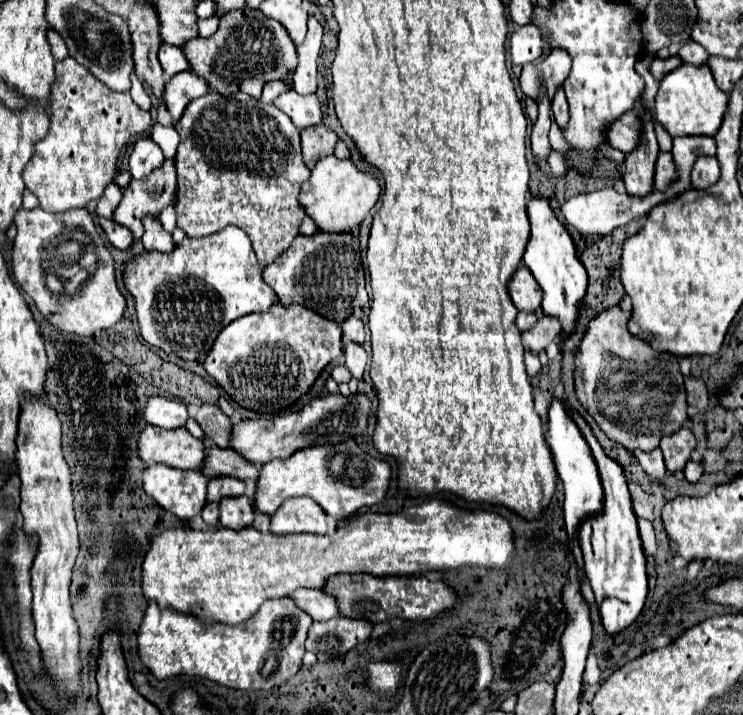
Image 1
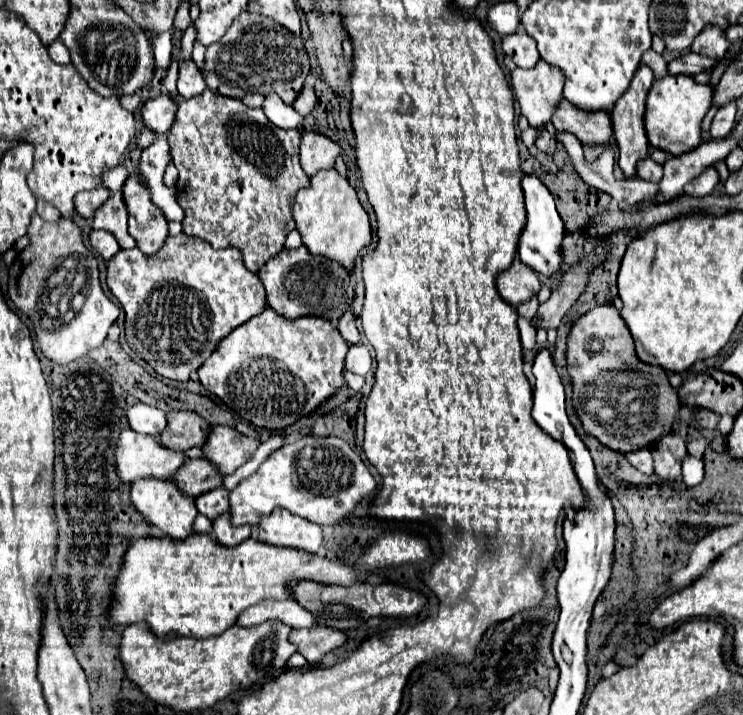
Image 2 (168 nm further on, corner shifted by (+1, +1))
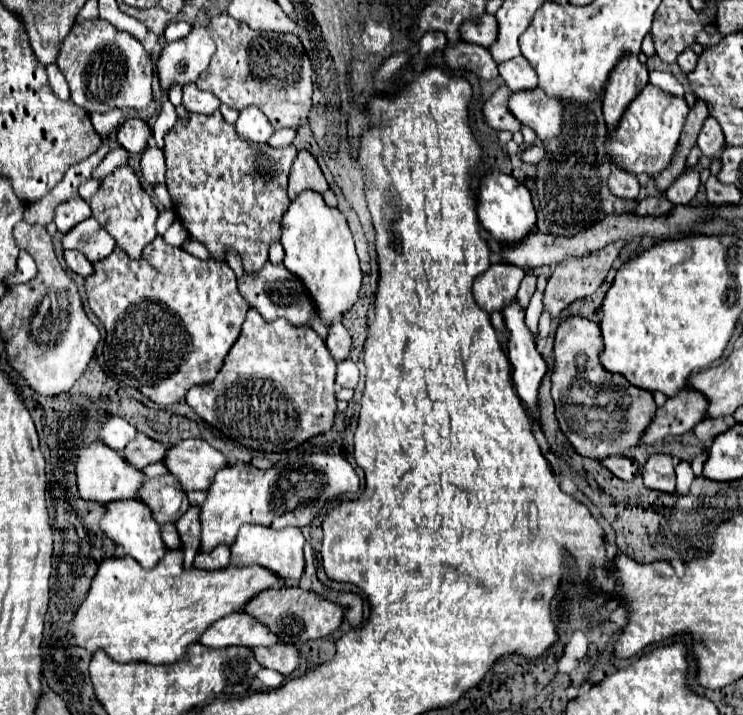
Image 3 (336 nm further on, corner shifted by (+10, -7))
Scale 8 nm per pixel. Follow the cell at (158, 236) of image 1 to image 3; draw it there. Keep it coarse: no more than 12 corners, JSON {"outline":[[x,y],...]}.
{"outline":[[128,164],[90,208],[130,258],[158,236],[158,208]]}

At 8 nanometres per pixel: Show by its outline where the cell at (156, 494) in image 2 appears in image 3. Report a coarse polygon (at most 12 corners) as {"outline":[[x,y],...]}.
{"outline":[[140,500],[106,504],[102,534],[150,570],[166,554]]}

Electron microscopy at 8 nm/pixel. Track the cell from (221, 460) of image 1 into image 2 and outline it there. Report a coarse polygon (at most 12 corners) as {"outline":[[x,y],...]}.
{"outline":[[203,456],[187,460],[173,480],[195,498],[223,486]]}

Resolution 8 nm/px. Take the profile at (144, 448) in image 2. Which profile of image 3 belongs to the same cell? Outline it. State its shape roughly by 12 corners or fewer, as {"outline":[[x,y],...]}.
{"outline":[[90,442],[76,452],[78,498],[134,498],[140,470]]}

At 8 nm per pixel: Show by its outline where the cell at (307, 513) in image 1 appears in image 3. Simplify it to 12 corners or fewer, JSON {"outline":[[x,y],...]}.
{"outline":[[244,524],[232,566],[258,564],[286,586],[304,572],[298,528]]}

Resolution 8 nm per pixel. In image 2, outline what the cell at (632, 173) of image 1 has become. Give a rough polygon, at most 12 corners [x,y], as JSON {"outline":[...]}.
{"outline":[[639,66],[611,116],[619,168],[637,178],[649,156],[645,100],[653,72]]}

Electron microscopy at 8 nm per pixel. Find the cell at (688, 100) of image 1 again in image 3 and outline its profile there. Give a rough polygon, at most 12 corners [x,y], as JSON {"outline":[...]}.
{"outline":[[654,84],[606,134],[620,170],[658,174],[686,122],[684,98]]}

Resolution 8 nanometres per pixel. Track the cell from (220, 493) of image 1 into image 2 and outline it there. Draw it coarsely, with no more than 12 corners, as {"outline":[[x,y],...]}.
{"outline":[[215,488],[197,496],[201,514],[215,520],[229,510],[229,490]]}

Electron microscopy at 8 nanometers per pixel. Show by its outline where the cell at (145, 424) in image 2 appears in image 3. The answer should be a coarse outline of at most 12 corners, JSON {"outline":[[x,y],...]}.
{"outline":[[118,416],[108,418],[100,440],[122,452],[136,428]]}

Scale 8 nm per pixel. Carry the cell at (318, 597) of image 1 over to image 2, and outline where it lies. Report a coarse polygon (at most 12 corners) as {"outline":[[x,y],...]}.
{"outline":[[293,598],[263,600],[247,608],[237,624],[283,620],[309,628],[315,616]]}

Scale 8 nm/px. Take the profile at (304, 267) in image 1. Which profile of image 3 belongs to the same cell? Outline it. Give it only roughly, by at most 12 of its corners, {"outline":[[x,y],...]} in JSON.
{"outline":[[226,252],[242,298],[264,320],[294,326],[316,316],[302,282],[266,262],[246,274]]}

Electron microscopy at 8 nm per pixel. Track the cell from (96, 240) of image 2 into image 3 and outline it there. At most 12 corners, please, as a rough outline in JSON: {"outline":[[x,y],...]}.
{"outline":[[74,250],[64,252],[68,268],[88,278],[92,264]]}

